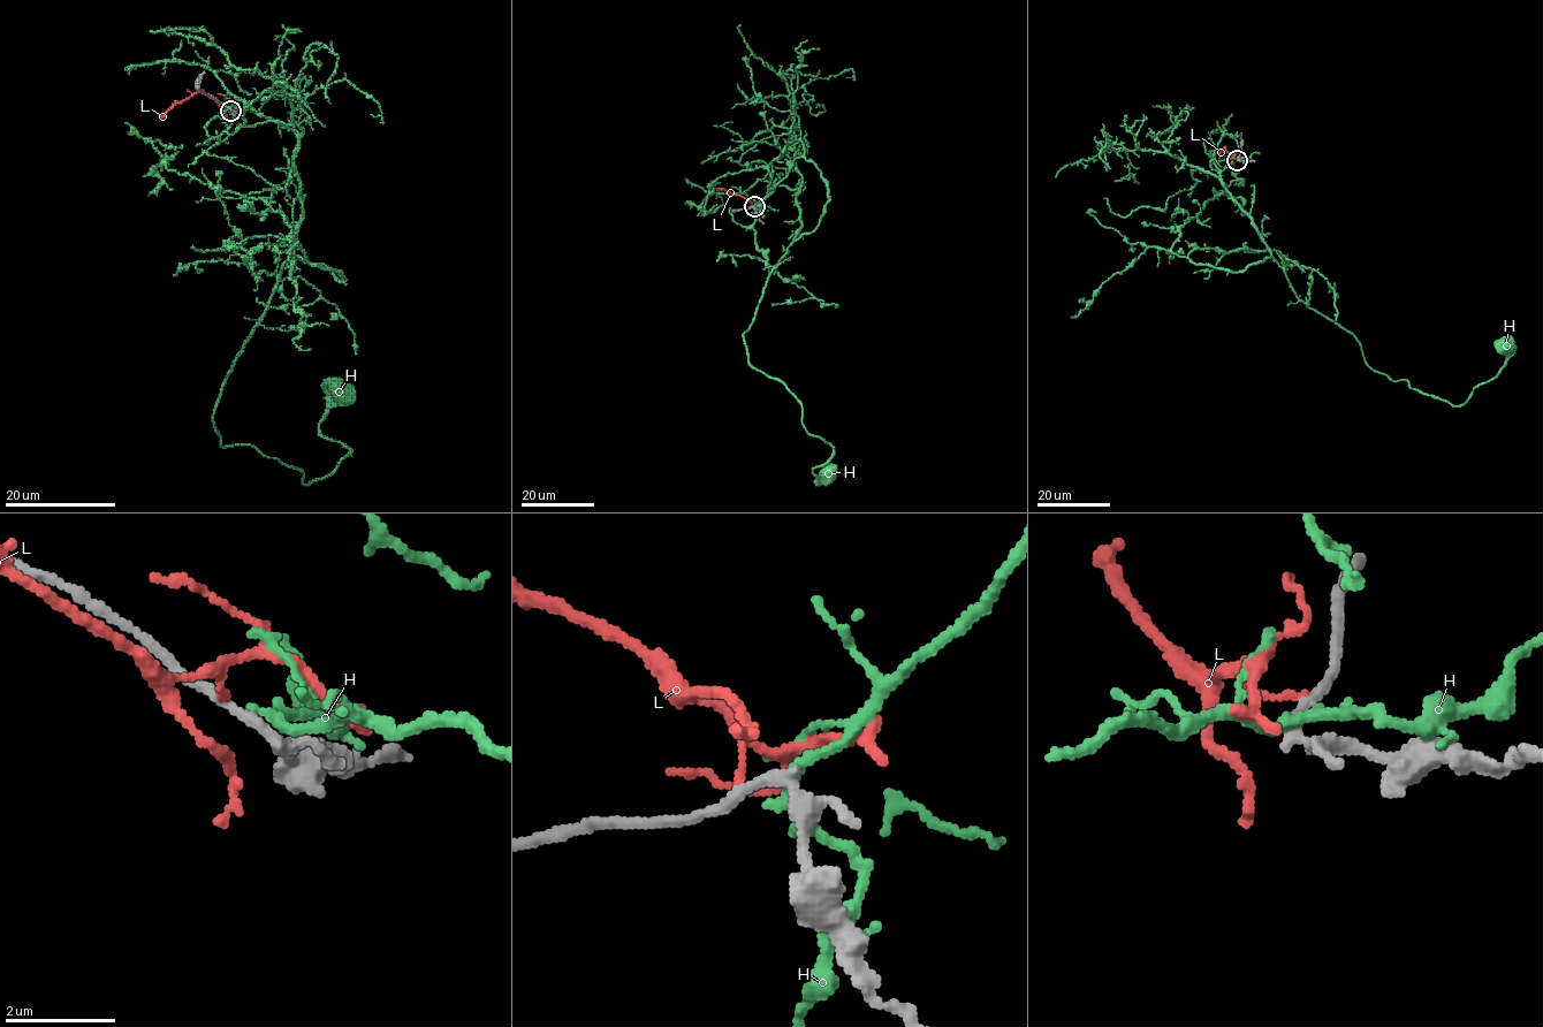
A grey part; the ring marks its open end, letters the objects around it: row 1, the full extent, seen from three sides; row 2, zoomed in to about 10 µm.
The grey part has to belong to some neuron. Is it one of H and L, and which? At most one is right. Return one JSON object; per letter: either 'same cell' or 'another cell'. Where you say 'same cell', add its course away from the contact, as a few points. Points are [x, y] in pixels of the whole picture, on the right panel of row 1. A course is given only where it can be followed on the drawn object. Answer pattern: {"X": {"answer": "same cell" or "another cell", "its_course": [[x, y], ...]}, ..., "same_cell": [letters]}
{"H": {"answer": "another cell"}, "L": {"answer": "another cell"}, "same_cell": []}

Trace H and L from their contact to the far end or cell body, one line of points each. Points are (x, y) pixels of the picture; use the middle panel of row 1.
H: (754, 206), (773, 184), (798, 191), (800, 226), (743, 339), (833, 448), (813, 470), (827, 476)
L: (750, 207), (750, 202), (735, 194), (713, 189), (711, 181)

